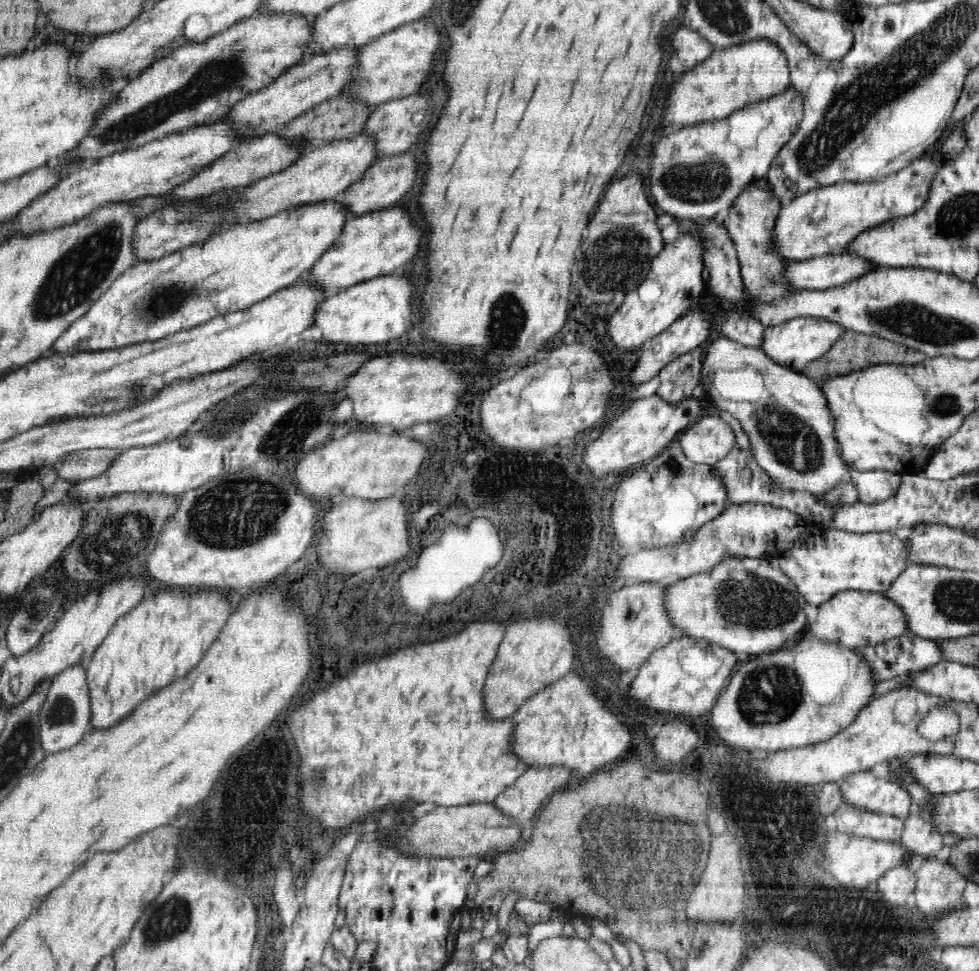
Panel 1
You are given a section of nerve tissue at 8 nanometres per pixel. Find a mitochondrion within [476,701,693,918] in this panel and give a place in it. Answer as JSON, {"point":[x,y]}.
{"point":[602,836]}

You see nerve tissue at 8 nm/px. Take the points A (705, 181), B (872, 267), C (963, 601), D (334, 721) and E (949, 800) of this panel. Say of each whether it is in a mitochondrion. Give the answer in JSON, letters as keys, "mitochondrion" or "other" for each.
{"A":"mitochondrion","B":"other","C":"mitochondrion","D":"other","E":"other"}

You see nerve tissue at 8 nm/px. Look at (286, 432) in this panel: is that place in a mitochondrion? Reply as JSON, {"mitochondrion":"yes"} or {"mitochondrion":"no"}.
{"mitochondrion":"yes"}

